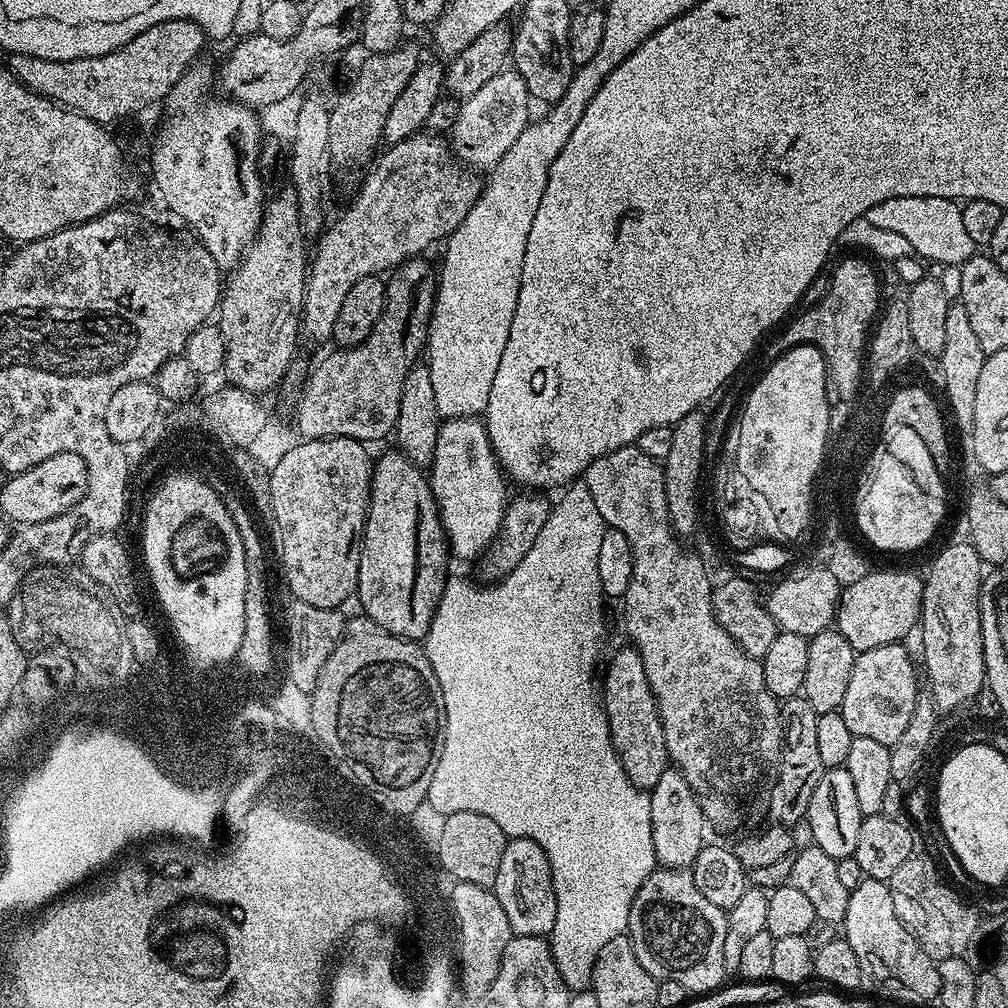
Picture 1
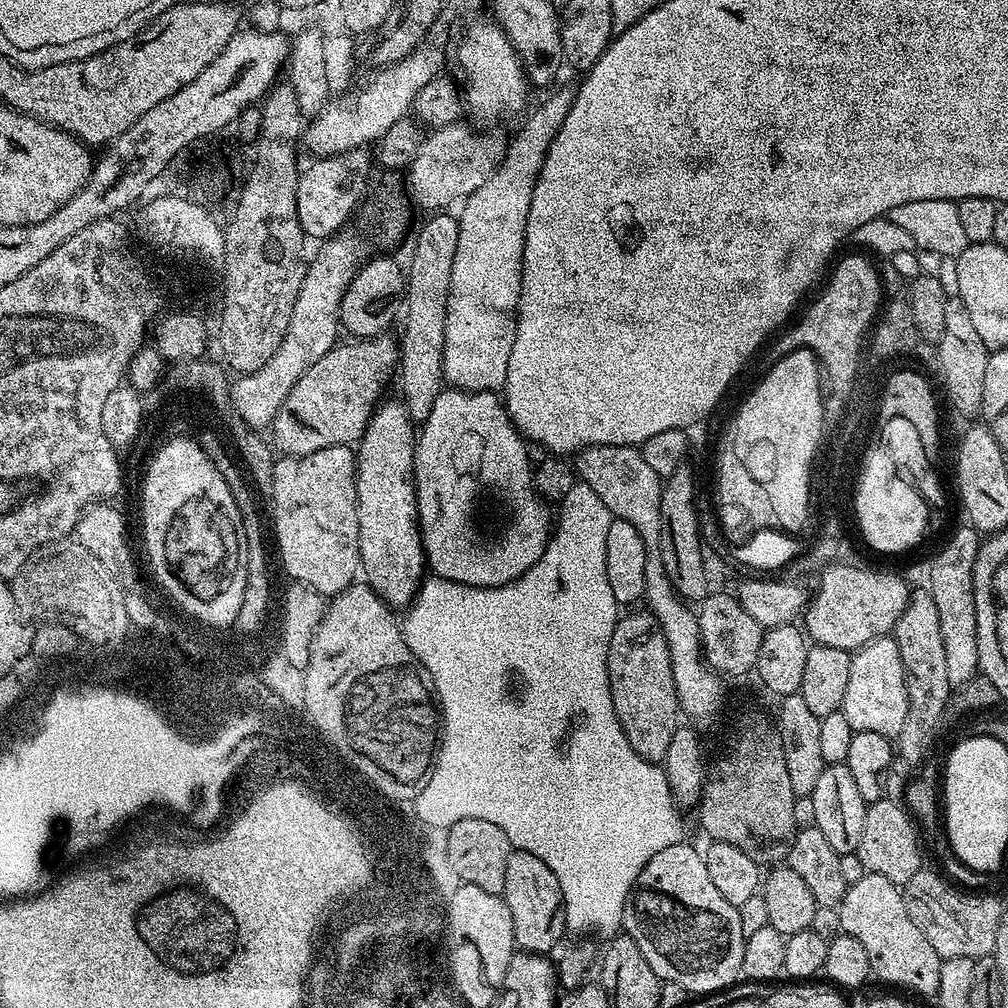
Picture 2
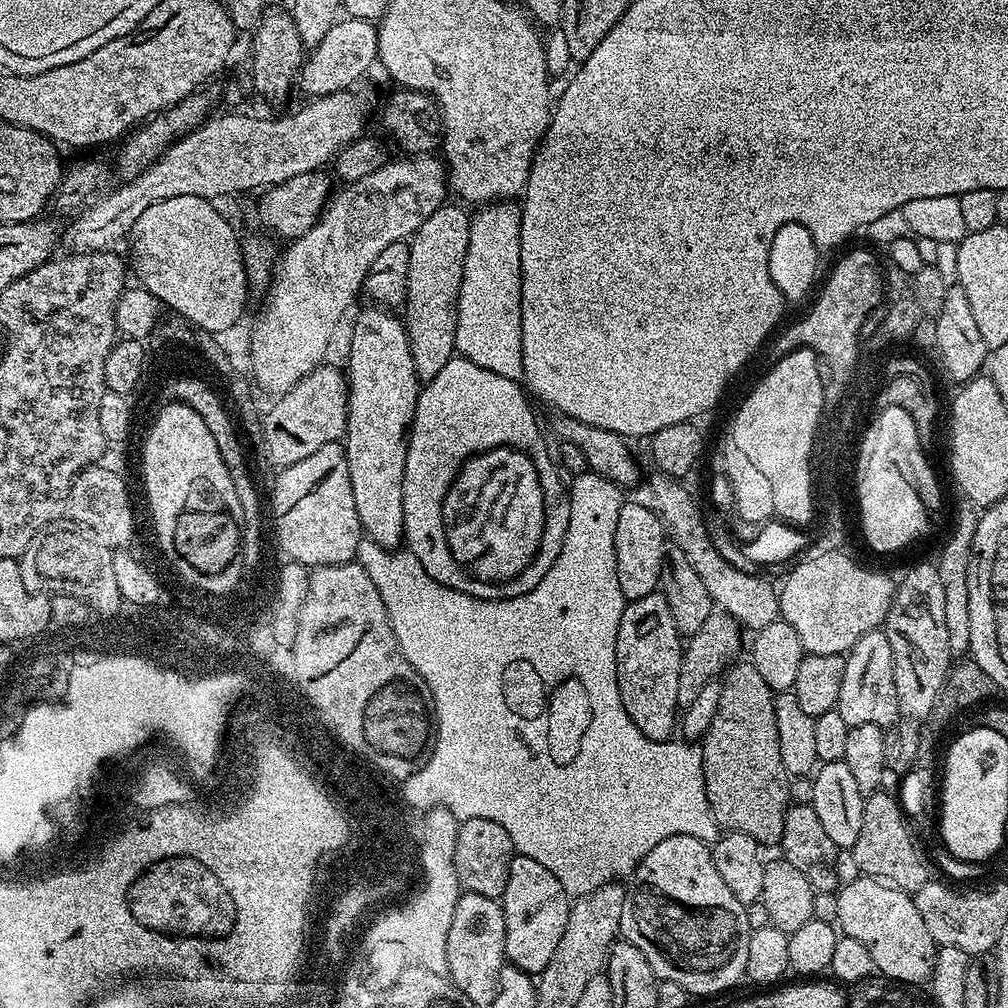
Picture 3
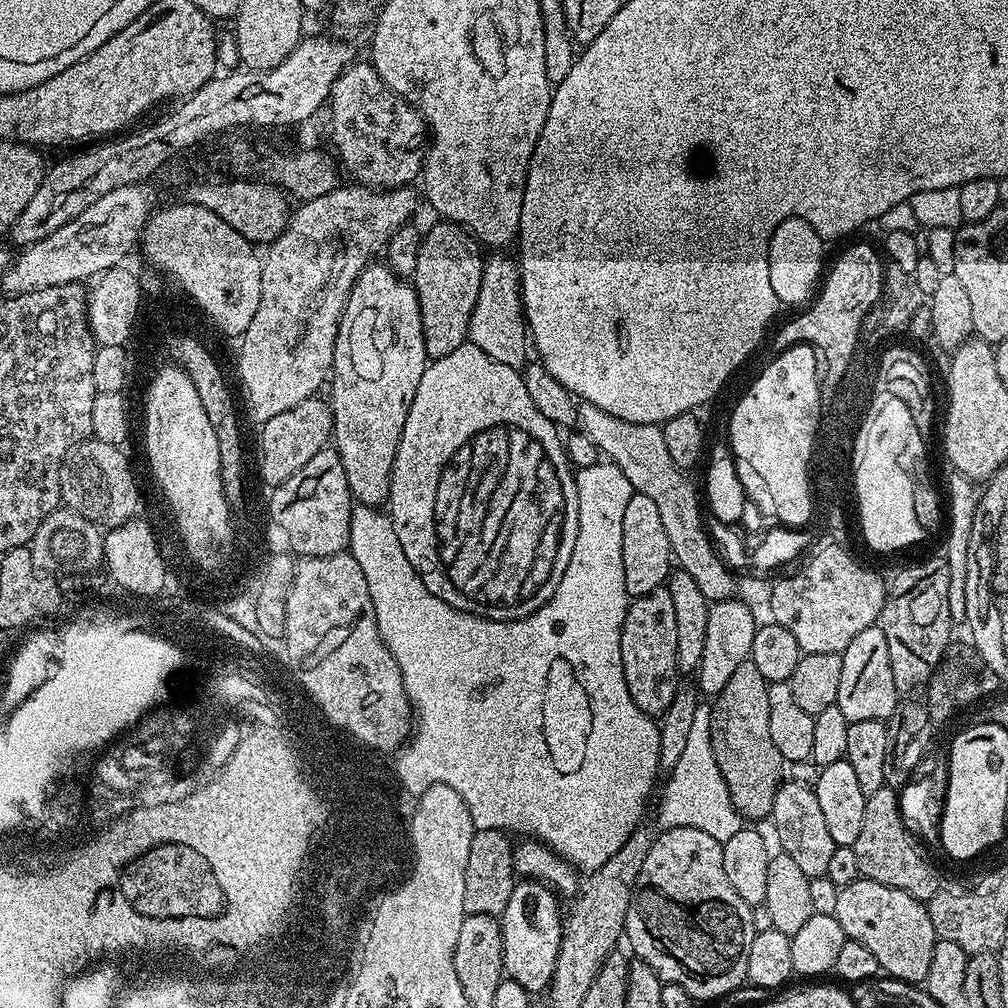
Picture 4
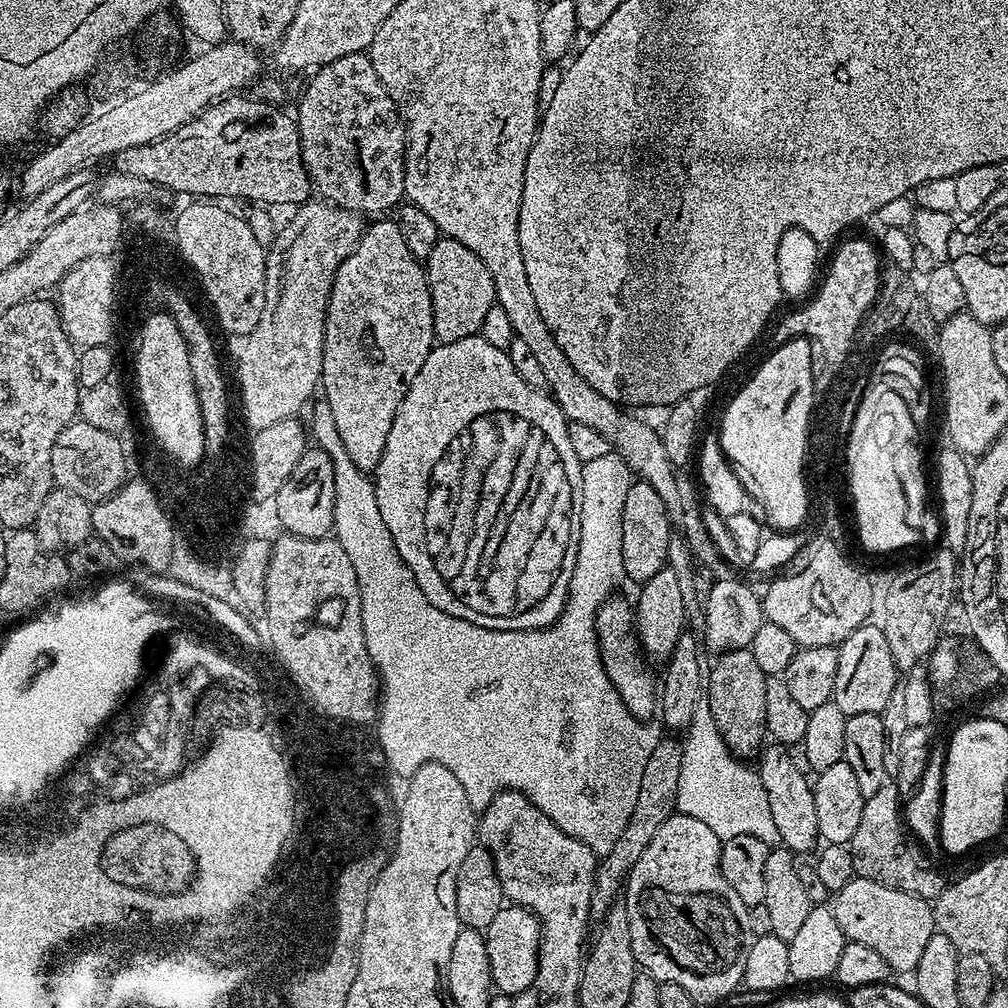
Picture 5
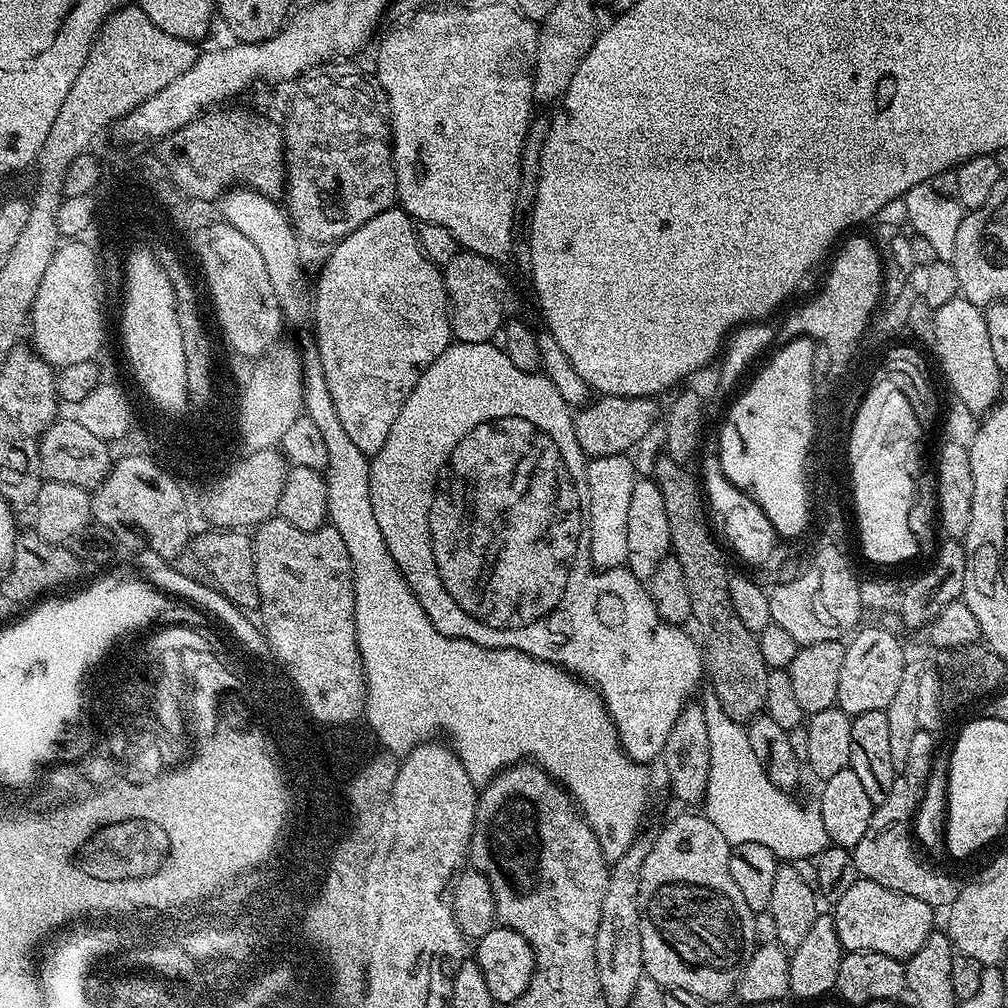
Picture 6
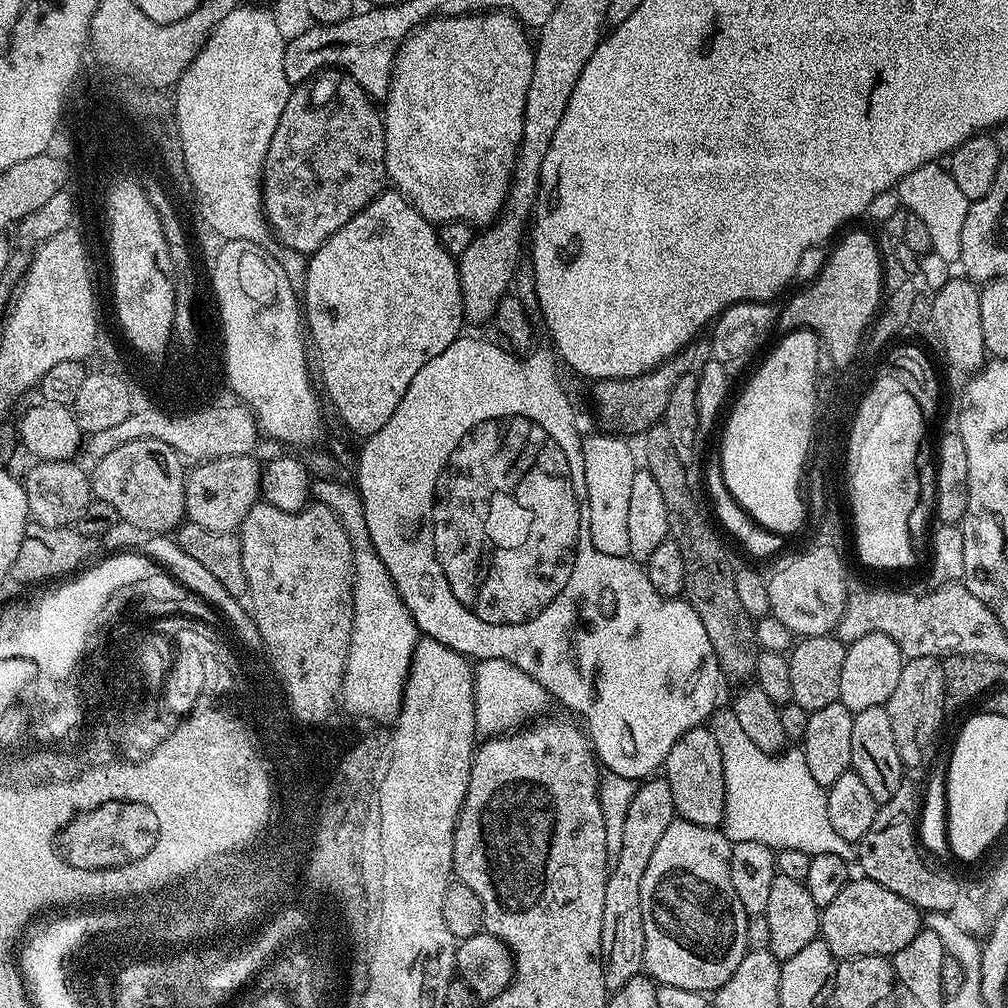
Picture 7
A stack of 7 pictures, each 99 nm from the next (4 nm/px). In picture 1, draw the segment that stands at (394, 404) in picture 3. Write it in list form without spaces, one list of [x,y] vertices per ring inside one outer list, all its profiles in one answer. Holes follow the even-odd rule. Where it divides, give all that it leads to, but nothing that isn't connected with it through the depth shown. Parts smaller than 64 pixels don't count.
[[[393,450],[385,454],[381,460],[375,461],[372,469],[372,499],[368,505],[368,521],[364,524],[364,538],[360,545],[360,565],[358,566],[358,582],[356,583],[355,595],[360,596],[360,604],[363,615],[369,620],[374,621],[378,626],[382,626],[382,630],[386,630],[395,636],[401,636],[403,640],[423,641],[430,630],[430,622],[434,618],[434,614],[438,610],[438,602],[444,593],[444,584],[450,579],[450,571],[448,572],[448,560],[450,561],[450,549],[448,546],[448,538],[444,534],[444,527],[440,521],[440,511],[436,508],[436,499],[432,493],[432,485],[429,477],[422,473],[421,465],[410,462],[410,458],[406,458],[403,452]]]

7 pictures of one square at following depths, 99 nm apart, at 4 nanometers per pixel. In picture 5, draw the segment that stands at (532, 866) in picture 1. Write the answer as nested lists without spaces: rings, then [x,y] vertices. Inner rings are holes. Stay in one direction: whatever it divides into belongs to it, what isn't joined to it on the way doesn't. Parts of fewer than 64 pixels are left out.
[[[519,906],[501,908],[498,918],[486,930],[486,939],[493,985],[509,998],[519,996],[534,982],[540,969],[542,925],[536,913]]]

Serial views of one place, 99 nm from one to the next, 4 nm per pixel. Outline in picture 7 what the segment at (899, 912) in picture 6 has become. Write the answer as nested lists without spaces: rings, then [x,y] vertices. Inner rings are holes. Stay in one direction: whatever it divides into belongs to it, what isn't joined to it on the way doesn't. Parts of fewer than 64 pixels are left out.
[[[867,878],[849,879],[838,898],[830,902],[820,913],[820,936],[830,946],[837,961],[851,956],[886,956],[893,957],[902,946],[914,938],[922,927],[922,913],[906,898],[878,886],[878,882]]]

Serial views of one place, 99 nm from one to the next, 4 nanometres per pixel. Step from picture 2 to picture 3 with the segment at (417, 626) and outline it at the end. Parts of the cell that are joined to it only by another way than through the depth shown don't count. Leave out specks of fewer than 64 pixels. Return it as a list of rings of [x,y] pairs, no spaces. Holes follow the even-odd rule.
[[[587,470],[580,475],[573,475],[570,480],[570,487],[568,488],[570,522],[566,526],[566,538],[562,542],[562,550],[558,554],[554,566],[550,566],[550,570],[542,578],[542,582],[534,590],[530,590],[513,600],[479,600],[468,594],[456,592],[453,588],[442,586],[438,582],[434,582],[434,578],[430,578],[430,574],[426,574],[426,570],[422,570],[422,562],[418,562],[418,558],[414,558],[414,554],[407,550],[389,551],[387,548],[379,548],[374,541],[364,538],[361,539],[356,551],[356,560],[366,570],[366,574],[370,574],[374,586],[378,586],[378,594],[382,594],[382,602],[386,606],[386,614],[390,618],[390,626],[396,635],[396,641],[400,647],[401,654],[407,658],[413,670],[423,678],[425,688],[432,691],[432,703],[437,722],[434,729],[434,743],[431,745],[430,755],[424,760],[428,768],[424,767],[424,772],[420,772],[420,776],[416,776],[416,780],[412,780],[412,784],[408,784],[408,800],[412,800],[412,804],[436,804],[438,807],[444,808],[450,814],[456,816],[456,819],[460,822],[470,818],[482,818],[490,822],[498,822],[498,826],[502,826],[502,830],[506,830],[506,834],[510,834],[510,842],[513,849],[519,855],[526,858],[534,858],[534,862],[542,862],[542,866],[546,866],[546,870],[550,870],[554,874],[554,878],[558,878],[558,882],[562,882],[562,886],[568,891],[569,897],[572,898],[589,896],[592,892],[603,887],[604,884],[610,884],[624,878],[620,876],[626,875],[625,877],[627,877],[635,869],[636,865],[640,863],[640,859],[646,854],[650,854],[650,850],[654,850],[654,846],[658,846],[658,842],[662,842],[666,838],[671,836],[693,836],[705,842],[712,842],[718,836],[717,822],[708,808],[706,786],[704,785],[704,771],[702,770],[702,754],[699,747],[693,746],[693,748],[687,748],[684,744],[676,744],[677,742],[665,742],[646,738],[646,734],[642,734],[642,730],[638,730],[638,726],[634,726],[634,722],[630,722],[630,714],[626,714],[626,706],[622,706],[622,694],[618,694],[616,639],[618,638],[618,622],[622,622],[622,614],[624,613],[626,603],[622,594],[622,586],[618,586],[618,574],[616,573],[616,563],[614,562],[614,530],[618,523],[618,510],[622,503],[620,495],[622,495],[620,485],[615,484],[613,480],[607,480],[604,476],[599,476],[597,472]]]

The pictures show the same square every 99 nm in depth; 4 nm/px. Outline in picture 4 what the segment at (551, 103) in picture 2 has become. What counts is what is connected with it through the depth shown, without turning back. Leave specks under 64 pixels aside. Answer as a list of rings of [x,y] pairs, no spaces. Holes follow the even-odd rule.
[[[488,256],[482,270],[482,286],[478,286],[478,302],[474,302],[474,314],[470,314],[468,340],[478,350],[486,350],[494,362],[502,362],[502,366],[523,369],[530,360],[530,333],[524,318],[524,302],[520,291],[520,269],[517,261],[508,256]]]

